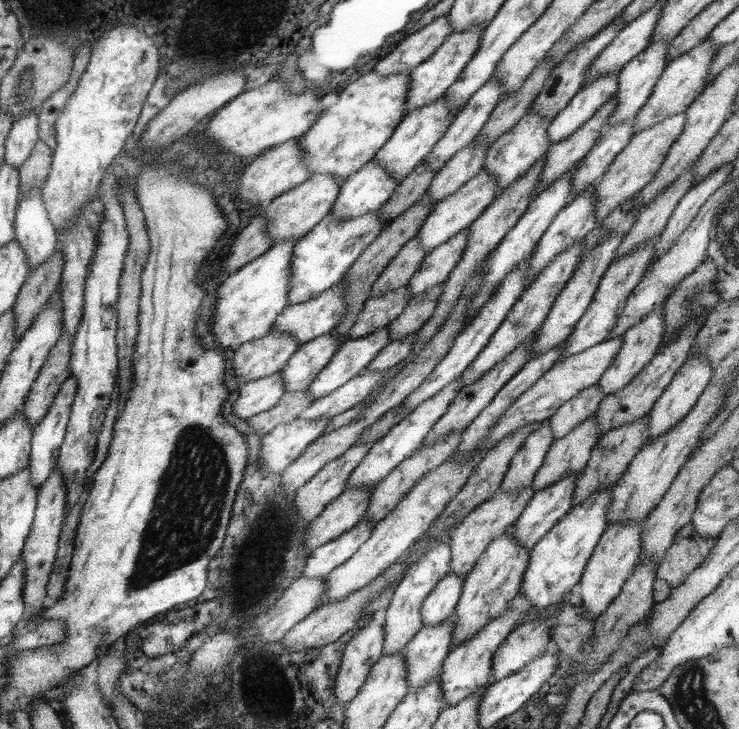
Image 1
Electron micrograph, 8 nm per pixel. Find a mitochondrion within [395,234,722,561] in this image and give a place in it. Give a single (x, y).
(692, 301)

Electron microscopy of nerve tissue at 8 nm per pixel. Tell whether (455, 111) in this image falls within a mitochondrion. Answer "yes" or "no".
no

